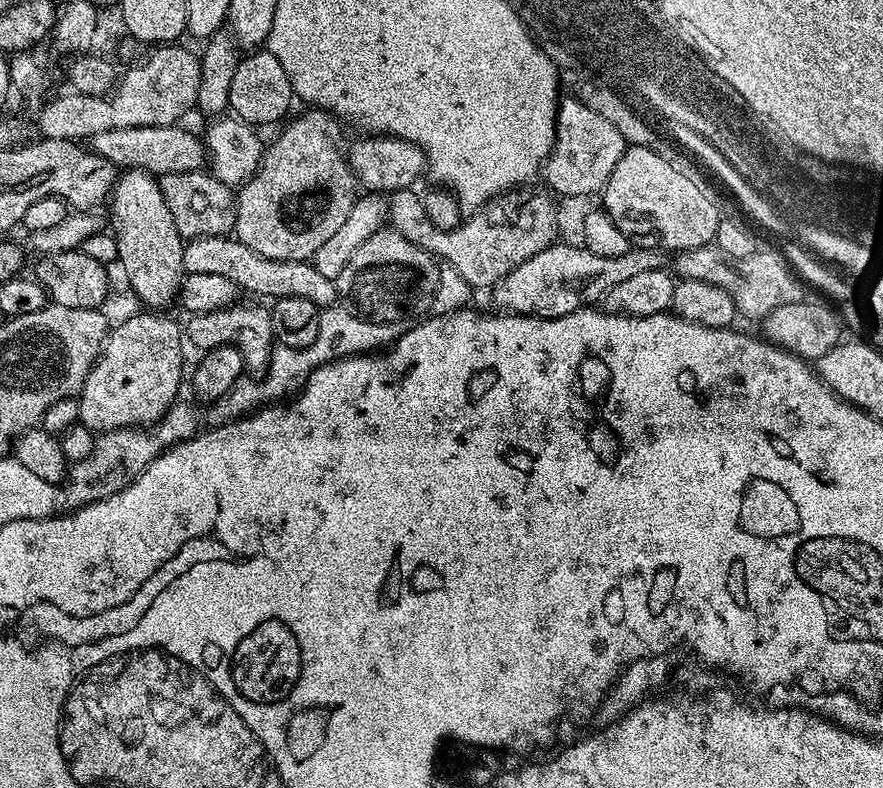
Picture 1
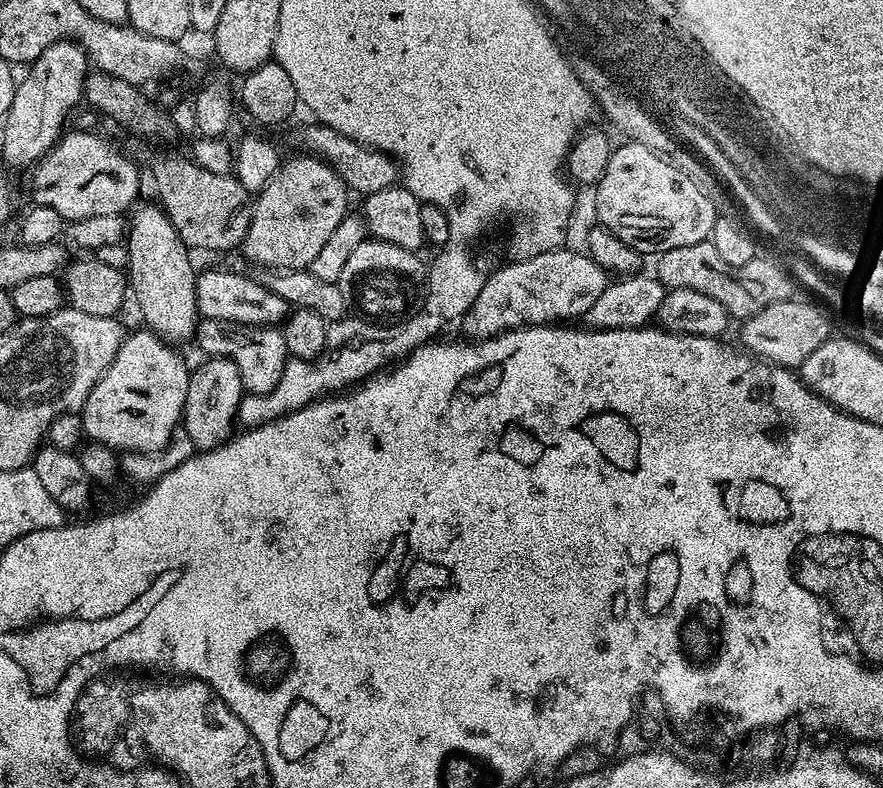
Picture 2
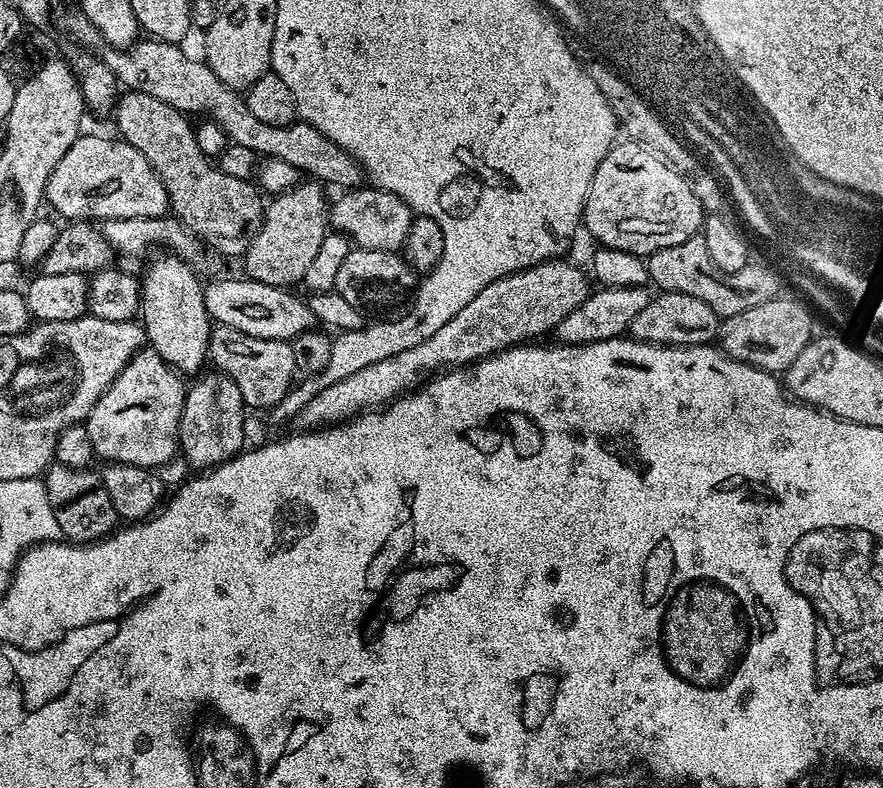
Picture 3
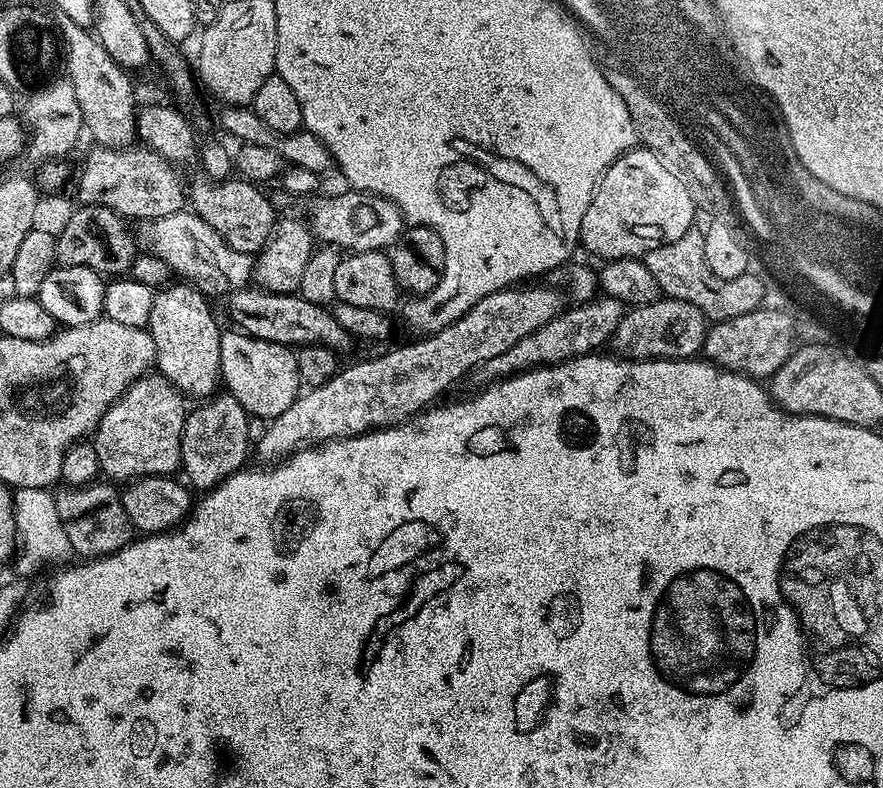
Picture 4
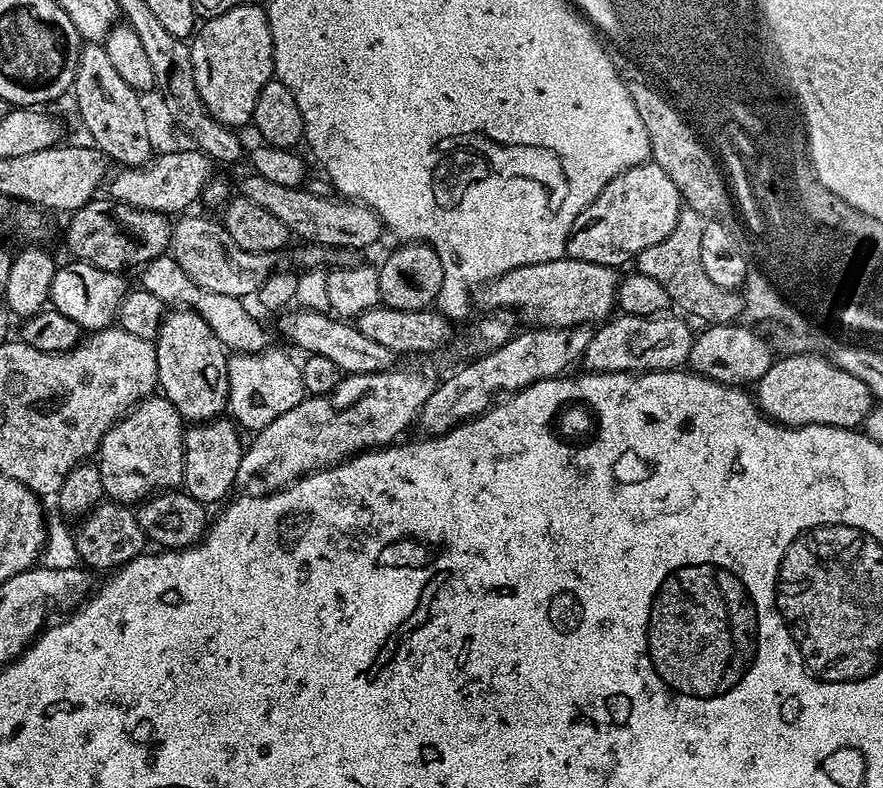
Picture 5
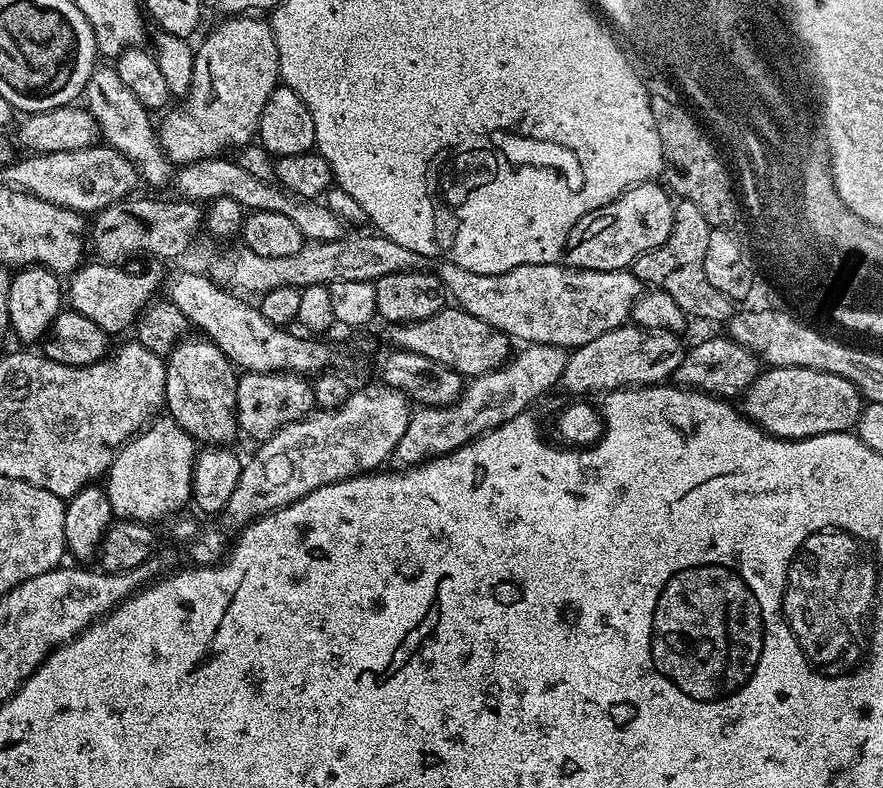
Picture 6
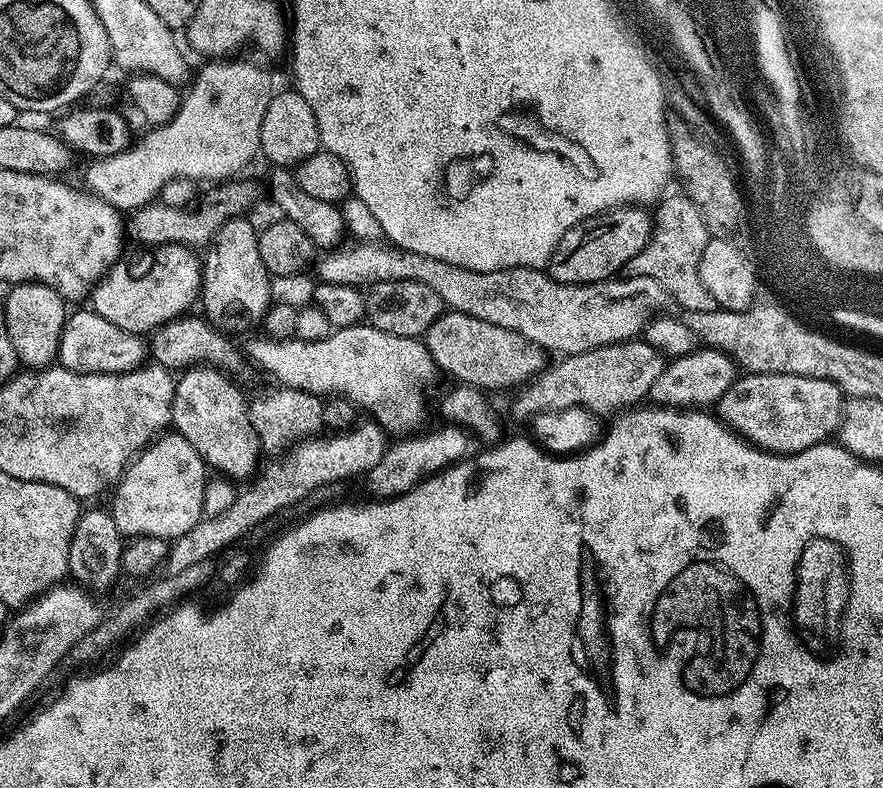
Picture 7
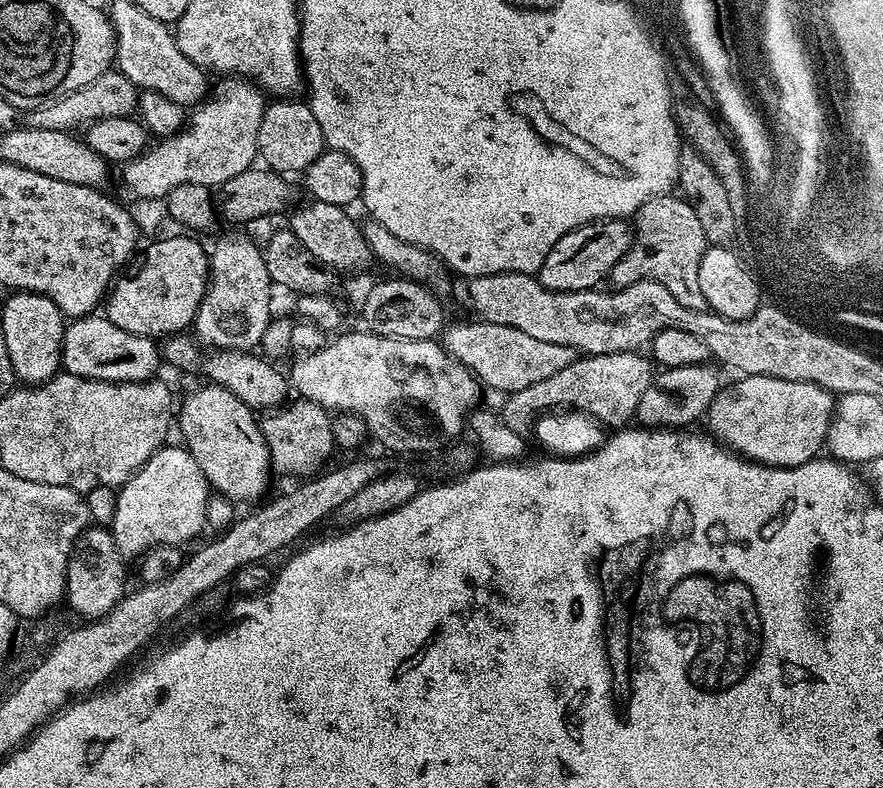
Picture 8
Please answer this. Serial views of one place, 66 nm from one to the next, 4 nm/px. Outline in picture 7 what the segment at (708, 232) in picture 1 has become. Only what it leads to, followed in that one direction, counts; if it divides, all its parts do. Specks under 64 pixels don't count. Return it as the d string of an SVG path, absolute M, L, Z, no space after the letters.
M625 206L613 208L611 212L602 212L575 224L573 228L560 238L554 254L549 258L546 271L558 282L563 284L599 284L600 281L615 277L627 269L628 264L644 248L652 237L654 220L644 206Z

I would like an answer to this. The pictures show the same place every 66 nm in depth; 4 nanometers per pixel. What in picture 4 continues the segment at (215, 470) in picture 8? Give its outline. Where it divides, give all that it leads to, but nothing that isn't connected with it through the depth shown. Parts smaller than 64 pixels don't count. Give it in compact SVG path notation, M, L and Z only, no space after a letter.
M172 282L161 287L152 297L148 332L154 338L156 351L155 367L159 375L166 377L180 395L185 398L207 398L221 387L220 379L220 338L222 328L216 325L216 316L212 313L209 297L187 282Z

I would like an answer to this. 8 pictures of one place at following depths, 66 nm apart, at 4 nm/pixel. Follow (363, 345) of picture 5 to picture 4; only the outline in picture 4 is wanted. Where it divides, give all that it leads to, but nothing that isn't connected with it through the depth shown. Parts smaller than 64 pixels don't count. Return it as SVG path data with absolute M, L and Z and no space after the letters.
M249 286L231 293L226 303L231 318L237 323L235 325L253 339L291 348L319 344L335 352L342 352L352 343L352 337L338 325L325 305L308 302L297 293L263 292Z

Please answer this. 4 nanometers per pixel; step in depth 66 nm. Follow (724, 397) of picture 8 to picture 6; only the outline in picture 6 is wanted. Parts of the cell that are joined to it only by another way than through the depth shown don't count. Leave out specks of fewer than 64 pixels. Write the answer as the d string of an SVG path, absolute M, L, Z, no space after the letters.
M802 366L765 367L756 381L742 394L743 400L744 415L757 428L764 429L767 435L776 436L780 440L805 440L818 434L852 432L860 421L862 411L862 397L854 382L846 382L846 378L838 378L838 374L826 374L822 370L810 370Z

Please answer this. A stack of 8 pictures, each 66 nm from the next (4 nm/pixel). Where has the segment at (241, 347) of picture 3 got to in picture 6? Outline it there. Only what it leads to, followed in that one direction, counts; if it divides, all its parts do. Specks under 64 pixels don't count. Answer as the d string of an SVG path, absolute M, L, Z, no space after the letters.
M244 372L238 379L236 391L236 422L241 433L253 436L256 442L272 437L282 426L302 419L317 407L311 383L303 375L295 372Z

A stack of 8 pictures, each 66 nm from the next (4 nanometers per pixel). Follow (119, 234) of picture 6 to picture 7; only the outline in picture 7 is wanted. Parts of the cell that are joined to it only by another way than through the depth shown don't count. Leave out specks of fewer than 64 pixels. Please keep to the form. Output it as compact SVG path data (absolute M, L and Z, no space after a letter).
M234 178L213 187L216 189L209 194L208 200L202 201L203 199L201 199L195 206L175 208L166 206L163 202L145 204L144 207L137 208L131 213L126 224L127 231L130 233L131 239L133 236L138 243L152 244L151 246L161 244L207 245L215 236L216 231L224 225L224 221L233 216L245 215L249 211L247 208L255 202L256 188L250 181L244 179Z

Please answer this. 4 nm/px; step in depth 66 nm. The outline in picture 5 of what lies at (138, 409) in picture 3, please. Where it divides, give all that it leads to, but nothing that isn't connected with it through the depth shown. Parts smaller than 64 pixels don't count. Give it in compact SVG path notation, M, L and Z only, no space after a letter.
M153 394L147 400L140 401L135 408L129 411L127 416L117 420L116 425L104 435L102 442L98 449L98 463L100 466L100 473L102 474L102 486L104 487L104 495L109 501L125 506L136 506L141 502L152 496L153 493L159 493L165 490L176 490L183 485L184 482L184 434L186 431L185 421L178 414L178 410L173 404L167 400L162 394Z

